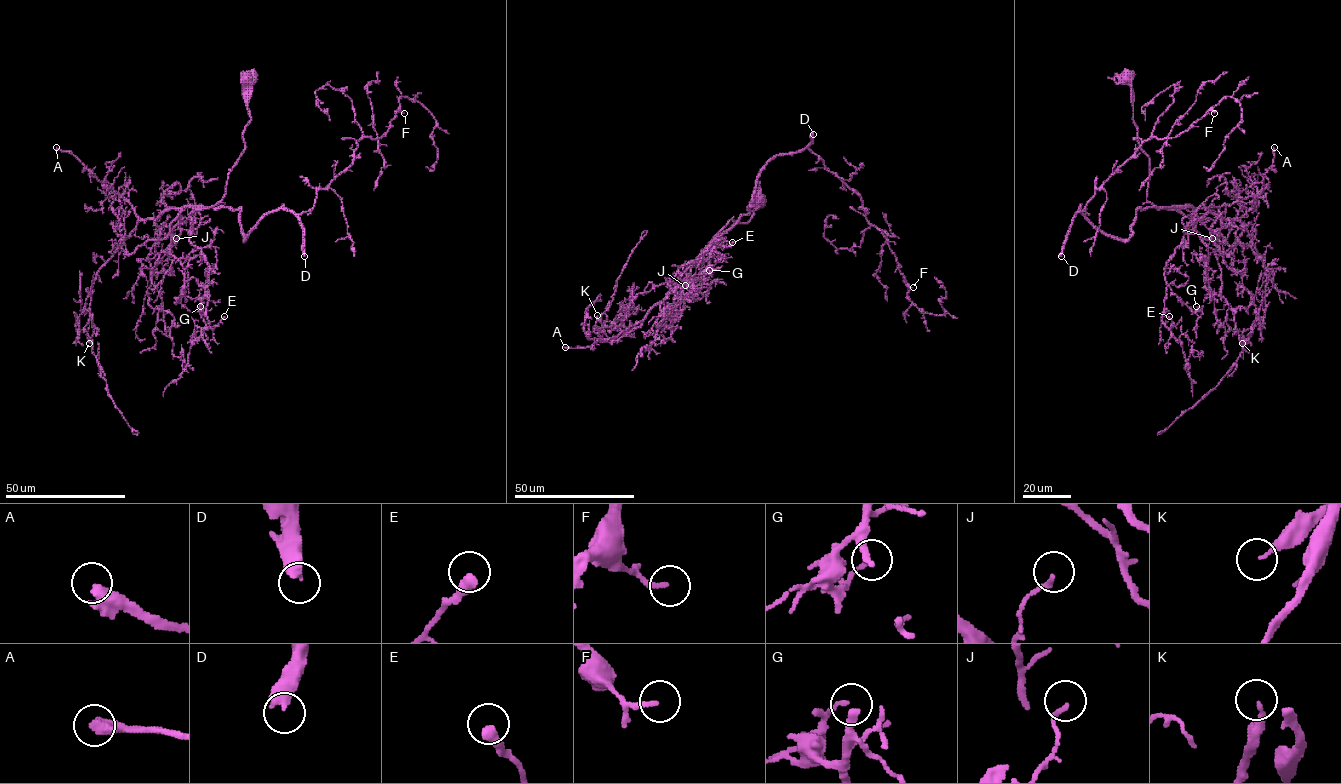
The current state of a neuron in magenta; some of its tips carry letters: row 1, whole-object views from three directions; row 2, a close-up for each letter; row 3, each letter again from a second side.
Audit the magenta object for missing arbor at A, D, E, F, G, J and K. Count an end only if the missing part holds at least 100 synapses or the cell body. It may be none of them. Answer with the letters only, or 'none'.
D

